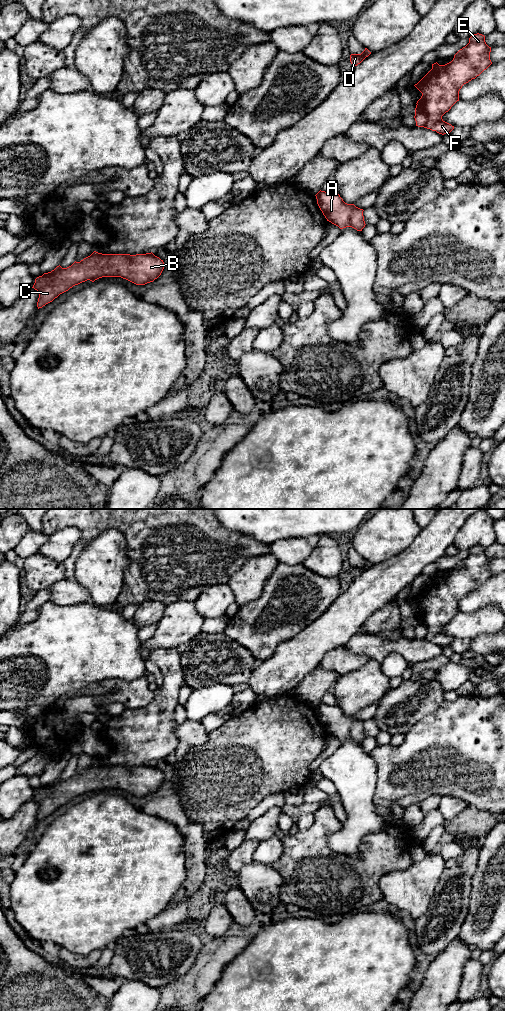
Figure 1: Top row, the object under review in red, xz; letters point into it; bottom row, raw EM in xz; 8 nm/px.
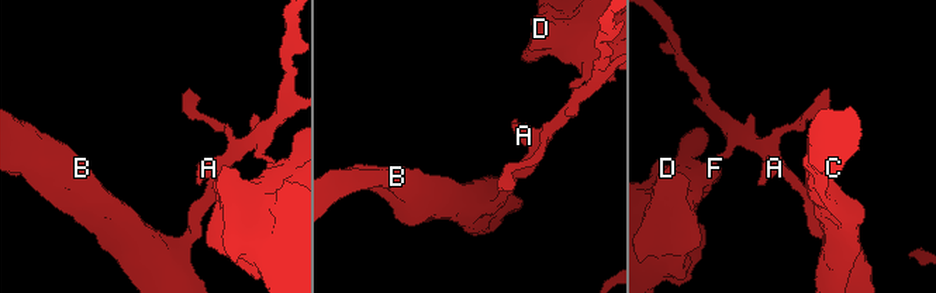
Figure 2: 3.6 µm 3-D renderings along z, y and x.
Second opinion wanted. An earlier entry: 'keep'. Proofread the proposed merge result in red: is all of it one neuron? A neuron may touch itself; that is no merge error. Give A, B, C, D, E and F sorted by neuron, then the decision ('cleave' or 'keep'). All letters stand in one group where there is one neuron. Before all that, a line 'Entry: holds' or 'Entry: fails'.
Entry: fails
A B C / D E F | cleave

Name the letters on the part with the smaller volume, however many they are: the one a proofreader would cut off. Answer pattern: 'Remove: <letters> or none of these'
Remove: D, E, F

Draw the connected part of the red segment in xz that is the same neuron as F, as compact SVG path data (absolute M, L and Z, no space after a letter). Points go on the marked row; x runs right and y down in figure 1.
M477 33L469 38L469 43L454 55L451 62L432 64L432 69L414 85L422 93L416 104L427 115L424 128L442 135L454 129L442 116L459 101L462 86L492 64L490 52L485 36Z

